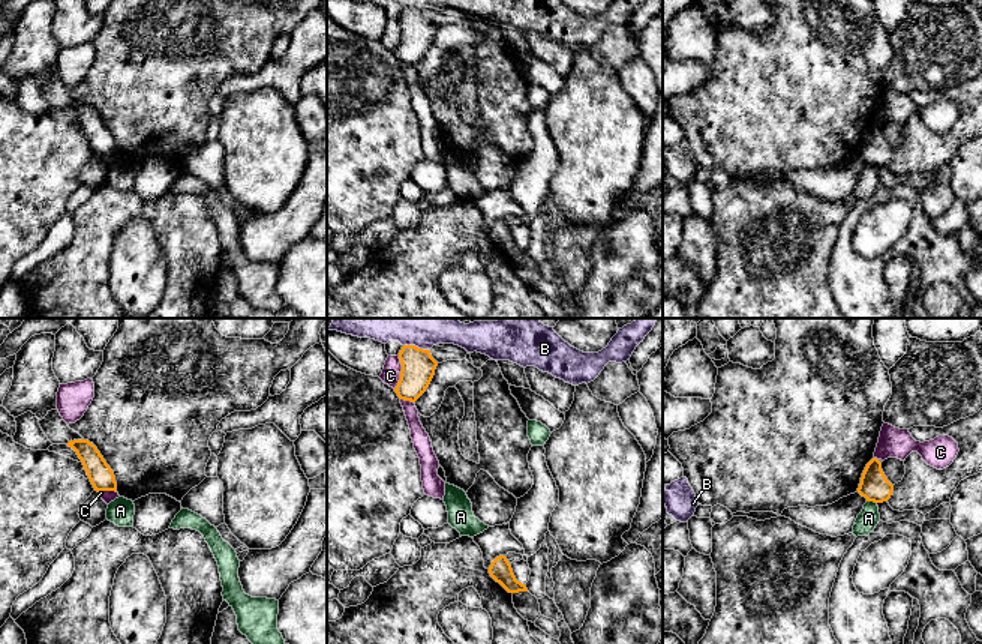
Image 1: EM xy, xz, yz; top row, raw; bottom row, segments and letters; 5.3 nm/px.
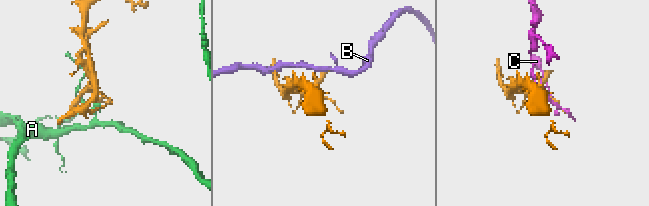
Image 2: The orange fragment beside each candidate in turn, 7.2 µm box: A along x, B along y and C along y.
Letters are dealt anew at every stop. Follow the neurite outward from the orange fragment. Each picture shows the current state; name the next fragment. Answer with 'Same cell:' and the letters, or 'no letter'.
Same cell: no letter

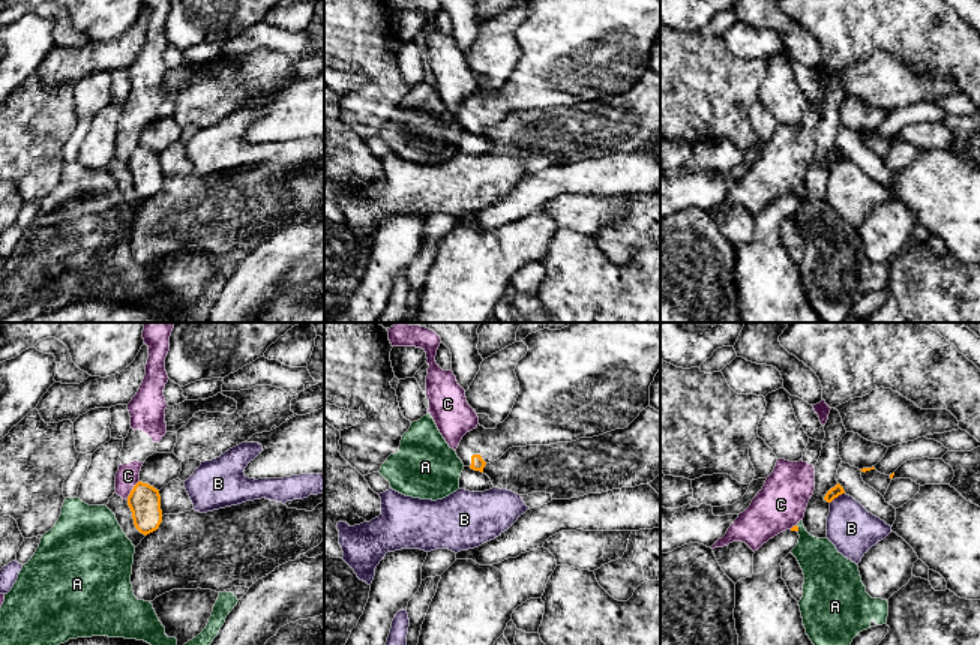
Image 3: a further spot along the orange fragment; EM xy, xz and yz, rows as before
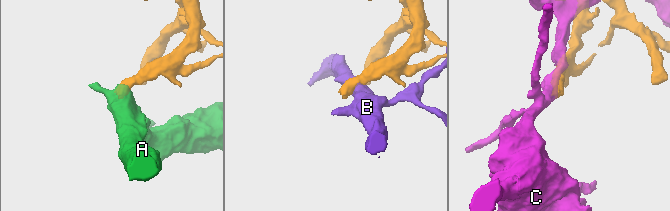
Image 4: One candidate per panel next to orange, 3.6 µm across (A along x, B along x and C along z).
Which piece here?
Same cell: no letter

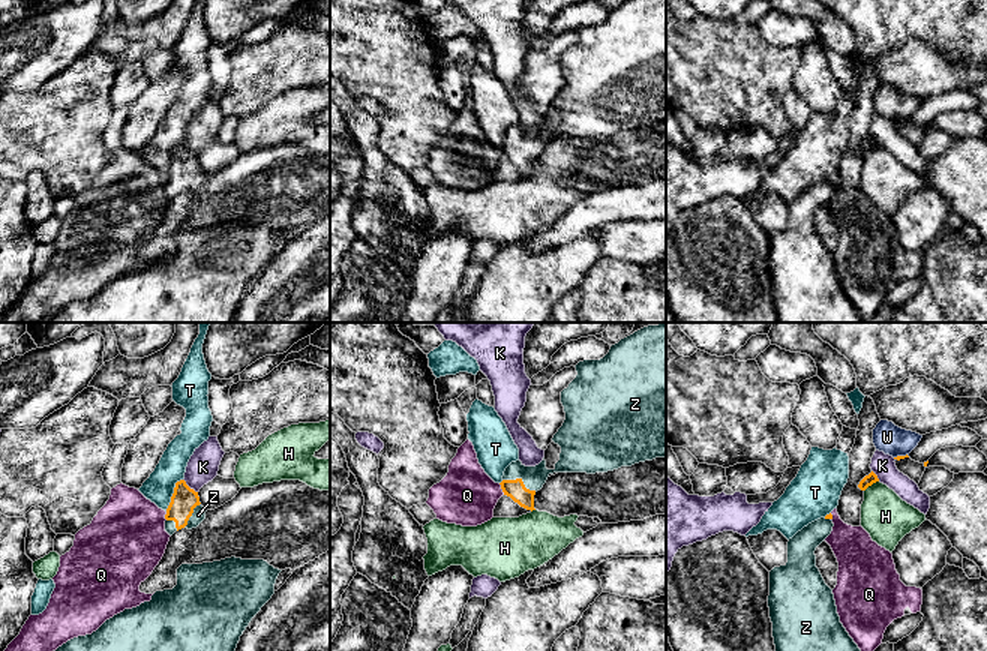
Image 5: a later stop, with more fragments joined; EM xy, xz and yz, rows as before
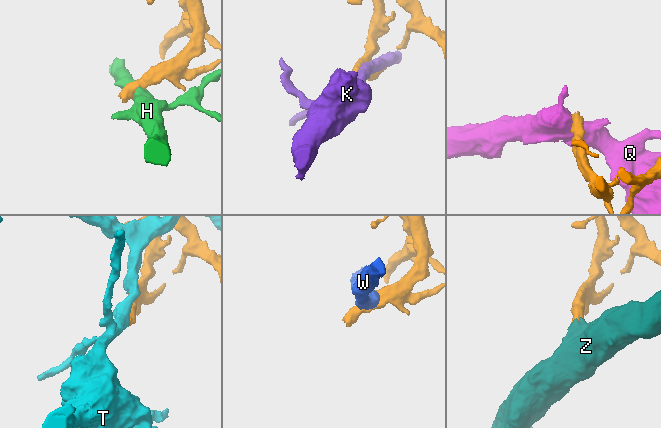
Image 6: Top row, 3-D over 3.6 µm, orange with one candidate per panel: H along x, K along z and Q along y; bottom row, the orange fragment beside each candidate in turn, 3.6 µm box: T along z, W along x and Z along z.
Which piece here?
Same cell: Z

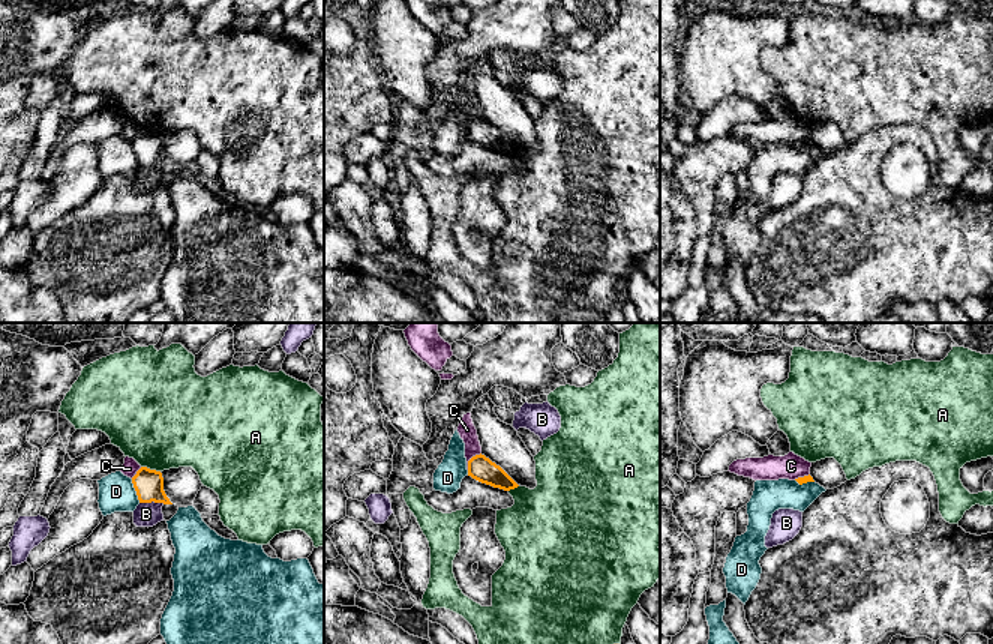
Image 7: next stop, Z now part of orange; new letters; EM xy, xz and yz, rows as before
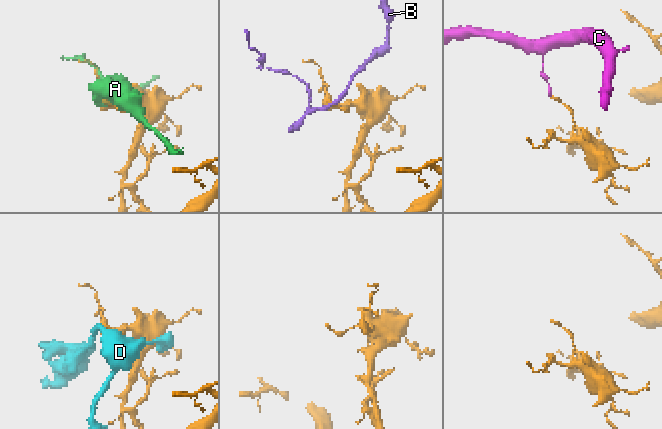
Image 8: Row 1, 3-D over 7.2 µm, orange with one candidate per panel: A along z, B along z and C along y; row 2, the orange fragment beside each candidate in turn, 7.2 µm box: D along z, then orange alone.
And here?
Same cell: no letter

